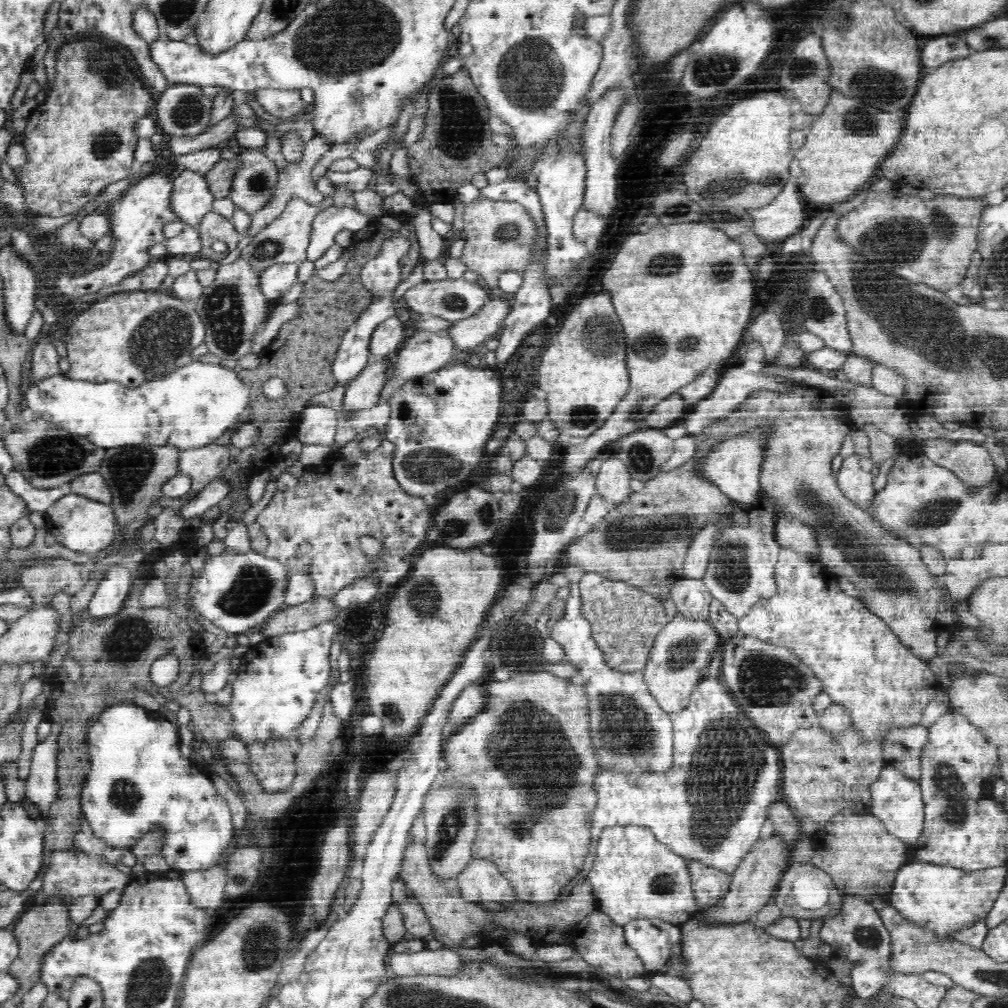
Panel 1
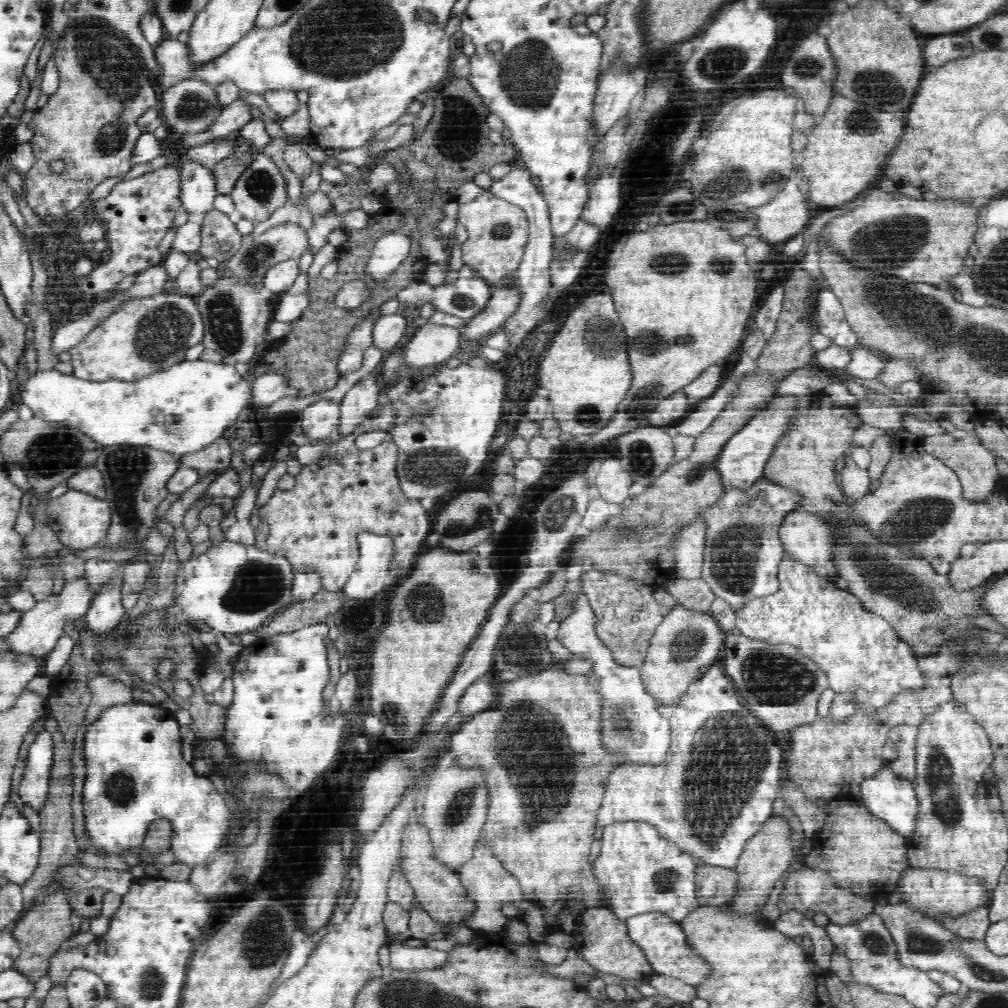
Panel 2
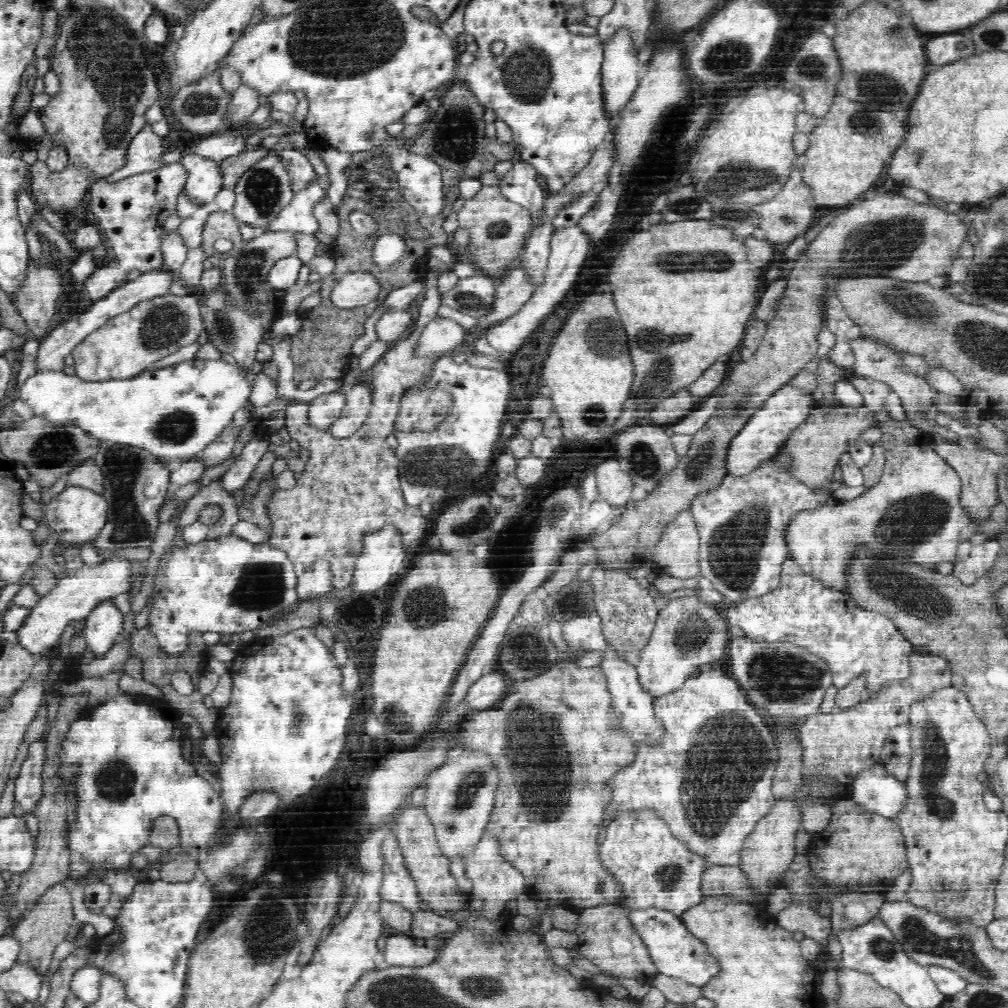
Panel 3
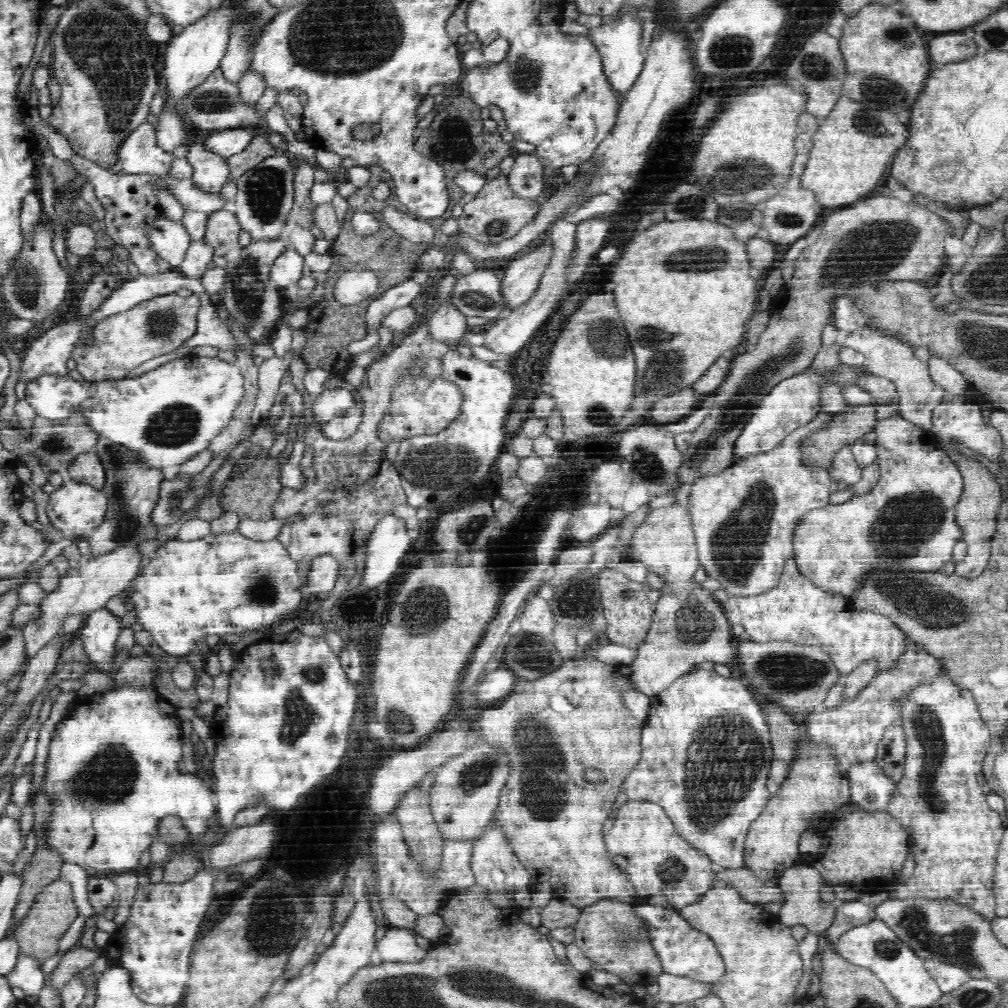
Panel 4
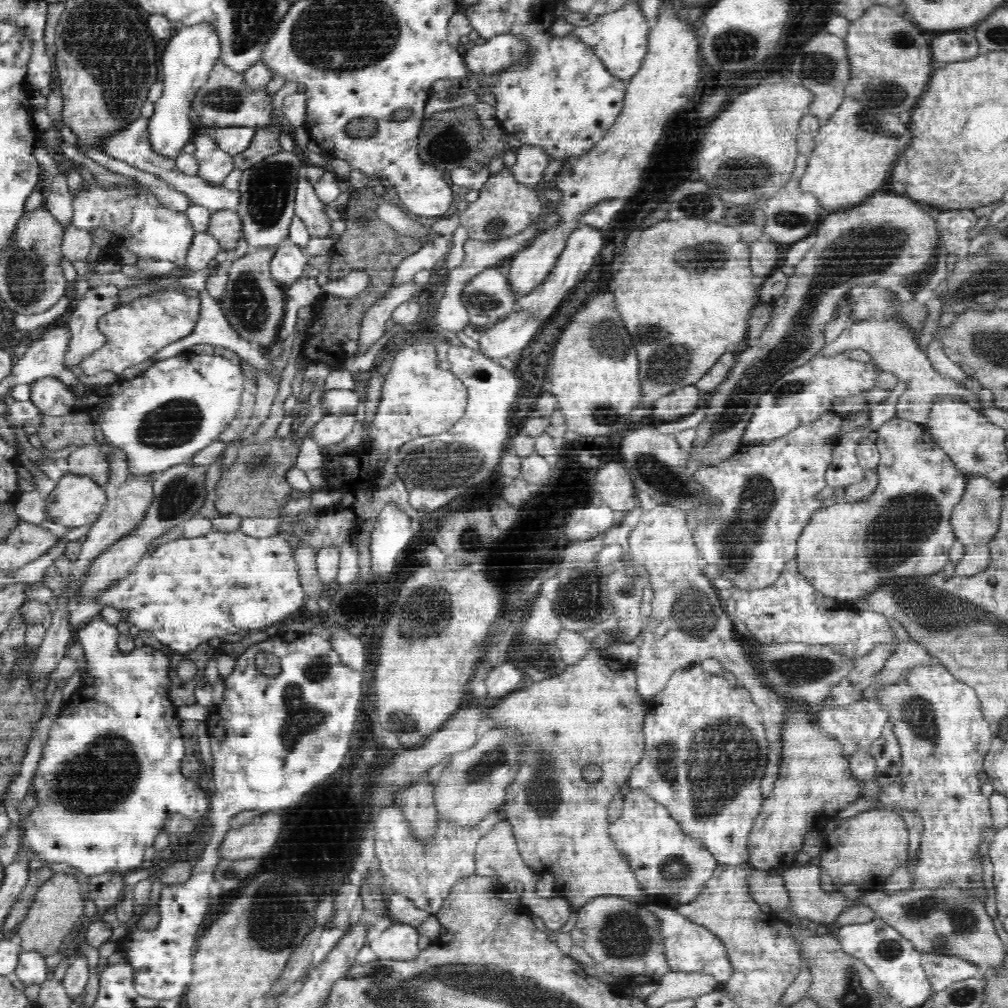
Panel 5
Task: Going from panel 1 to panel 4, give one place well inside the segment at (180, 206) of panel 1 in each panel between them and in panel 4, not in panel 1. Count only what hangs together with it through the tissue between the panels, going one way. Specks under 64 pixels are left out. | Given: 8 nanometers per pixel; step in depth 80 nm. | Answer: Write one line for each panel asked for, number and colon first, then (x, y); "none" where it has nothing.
2: (198, 187)
3: (205, 179)
4: (210, 171)

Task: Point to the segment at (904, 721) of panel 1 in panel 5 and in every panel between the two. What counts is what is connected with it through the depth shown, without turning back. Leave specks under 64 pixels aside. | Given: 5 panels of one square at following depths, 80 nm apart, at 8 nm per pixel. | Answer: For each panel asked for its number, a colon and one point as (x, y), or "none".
2: (859, 650)
3: (852, 640)
4: (795, 610)
5: (791, 610)

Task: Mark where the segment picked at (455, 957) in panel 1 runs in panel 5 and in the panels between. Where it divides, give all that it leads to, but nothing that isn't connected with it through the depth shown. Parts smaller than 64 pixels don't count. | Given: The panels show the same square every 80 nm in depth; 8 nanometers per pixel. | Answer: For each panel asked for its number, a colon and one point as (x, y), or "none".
2: (402, 957)
3: (400, 950)
4: (398, 945)
5: (399, 941)

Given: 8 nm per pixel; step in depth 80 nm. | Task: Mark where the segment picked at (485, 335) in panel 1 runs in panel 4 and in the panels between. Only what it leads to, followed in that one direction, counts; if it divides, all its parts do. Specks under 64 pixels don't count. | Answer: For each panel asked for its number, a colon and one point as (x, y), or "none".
2: (505, 302)
3: (514, 292)
4: (522, 277)

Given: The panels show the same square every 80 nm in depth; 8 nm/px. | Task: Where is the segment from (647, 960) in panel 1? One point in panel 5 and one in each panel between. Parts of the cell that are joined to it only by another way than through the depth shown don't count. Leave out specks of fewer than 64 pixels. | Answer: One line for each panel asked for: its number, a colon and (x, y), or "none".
2: (663, 941)
3: (677, 953)
4: (683, 951)
5: (689, 947)

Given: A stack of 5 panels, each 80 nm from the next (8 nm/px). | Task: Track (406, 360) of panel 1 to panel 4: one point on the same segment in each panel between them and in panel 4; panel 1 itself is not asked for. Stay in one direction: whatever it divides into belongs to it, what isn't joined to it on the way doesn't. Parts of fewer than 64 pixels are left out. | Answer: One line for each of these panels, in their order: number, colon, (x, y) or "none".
2: (432, 343)
3: (442, 336)
4: (448, 324)

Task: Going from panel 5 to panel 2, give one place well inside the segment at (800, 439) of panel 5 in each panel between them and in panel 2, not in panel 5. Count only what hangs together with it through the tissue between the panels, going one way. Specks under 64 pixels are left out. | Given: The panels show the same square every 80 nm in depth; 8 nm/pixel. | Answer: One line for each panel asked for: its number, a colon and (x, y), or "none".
2: (742, 552)
3: (742, 522)
4: (744, 517)

